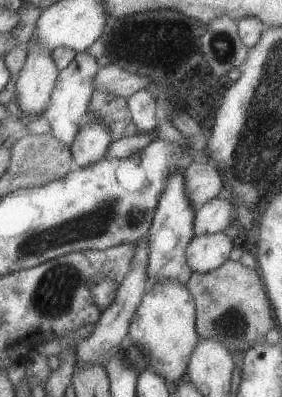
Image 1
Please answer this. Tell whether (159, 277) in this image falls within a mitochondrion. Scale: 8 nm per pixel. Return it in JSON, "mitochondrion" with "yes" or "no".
{"mitochondrion":"no"}

